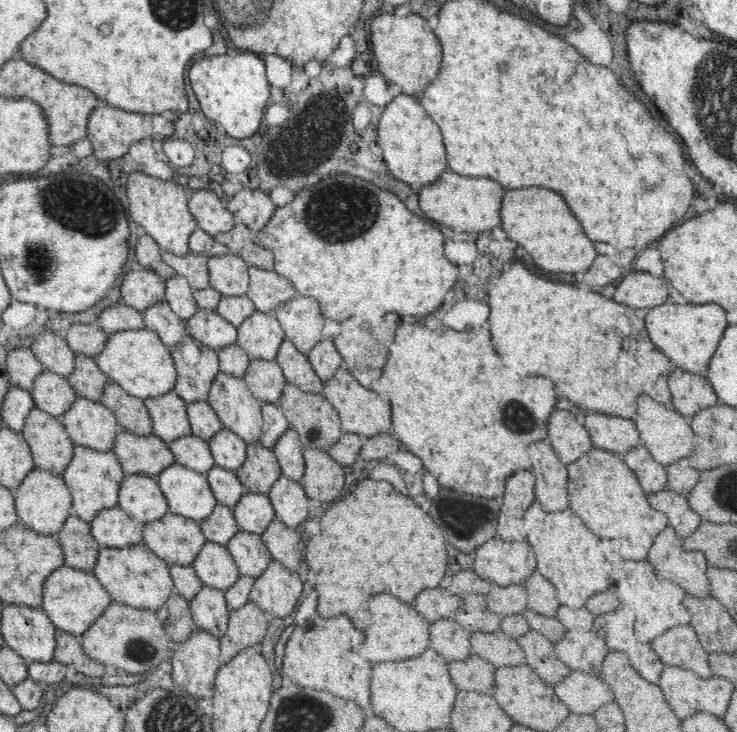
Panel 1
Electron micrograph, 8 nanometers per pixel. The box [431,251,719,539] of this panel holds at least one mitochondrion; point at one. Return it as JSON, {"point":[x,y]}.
{"point":[514,419]}

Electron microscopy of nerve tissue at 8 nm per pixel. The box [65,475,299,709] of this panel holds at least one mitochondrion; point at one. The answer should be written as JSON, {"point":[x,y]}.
{"point":[145,653]}

